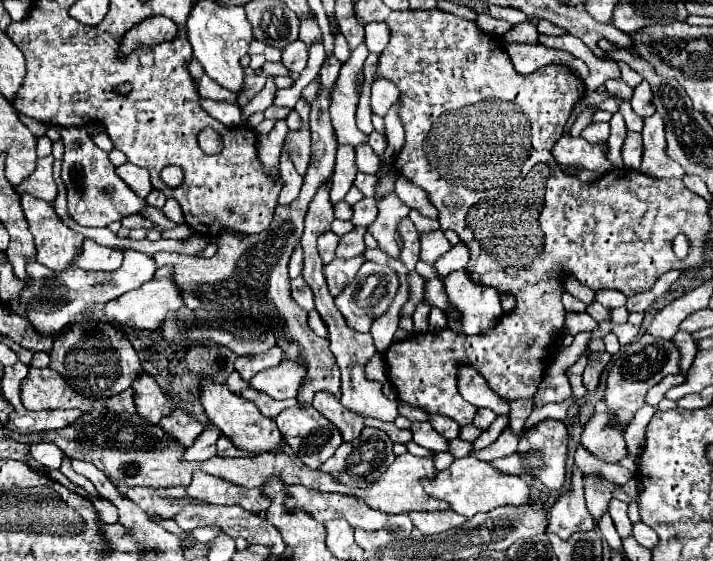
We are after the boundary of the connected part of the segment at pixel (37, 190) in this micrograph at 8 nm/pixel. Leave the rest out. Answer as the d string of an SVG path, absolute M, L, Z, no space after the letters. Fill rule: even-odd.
M52 156L38 158L36 170L16 186L16 192L18 194L28 192L40 200L52 202L56 198L56 184L52 180L52 160L54 160Z

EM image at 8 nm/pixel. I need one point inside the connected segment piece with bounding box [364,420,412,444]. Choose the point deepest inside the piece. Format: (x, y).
(395, 434)

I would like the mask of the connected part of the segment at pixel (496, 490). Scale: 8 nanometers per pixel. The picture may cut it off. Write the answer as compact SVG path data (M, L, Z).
M472 456L458 458L444 472L436 474L436 480L424 480L430 496L446 500L452 510L460 512L466 518L472 518L478 512L490 512L498 506L526 506L530 502L530 486L518 476L500 476L490 464L480 462Z

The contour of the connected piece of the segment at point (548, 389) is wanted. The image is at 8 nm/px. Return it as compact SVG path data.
M586 332L576 334L574 342L568 348L562 348L562 352L552 360L552 364L546 368L546 376L544 376L536 396L534 396L536 408L550 404L550 402L566 402L572 396L566 370L580 358L588 340L590 340L590 334L586 334Z

